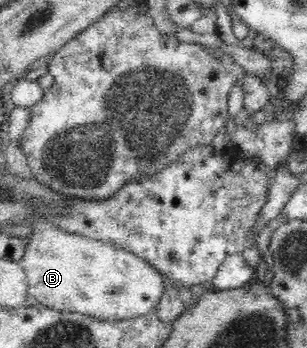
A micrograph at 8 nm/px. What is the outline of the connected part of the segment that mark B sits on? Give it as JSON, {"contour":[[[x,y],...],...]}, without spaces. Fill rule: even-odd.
{"contour":[[[39,219],[32,228],[33,237],[20,264],[27,276],[28,293],[38,303],[100,319],[130,319],[159,305],[167,280],[146,260],[112,242],[67,235],[46,219]]]}

